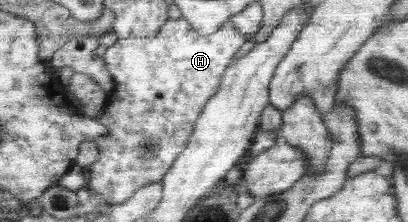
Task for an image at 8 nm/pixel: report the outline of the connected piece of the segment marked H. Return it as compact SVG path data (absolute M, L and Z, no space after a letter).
M182 17L163 25L153 37L122 38L108 47L102 58L107 70L117 81L117 86L109 94L111 100L106 107L106 114L97 119L109 128L109 135L94 140L100 154L97 161L87 169L88 190L101 196L105 205L118 205L143 185L161 182L174 162L185 152L202 111L222 88L226 69L233 64L231 59L245 44L247 37L235 30L230 21L213 34L199 34L199 30L195 30L195 26Z

